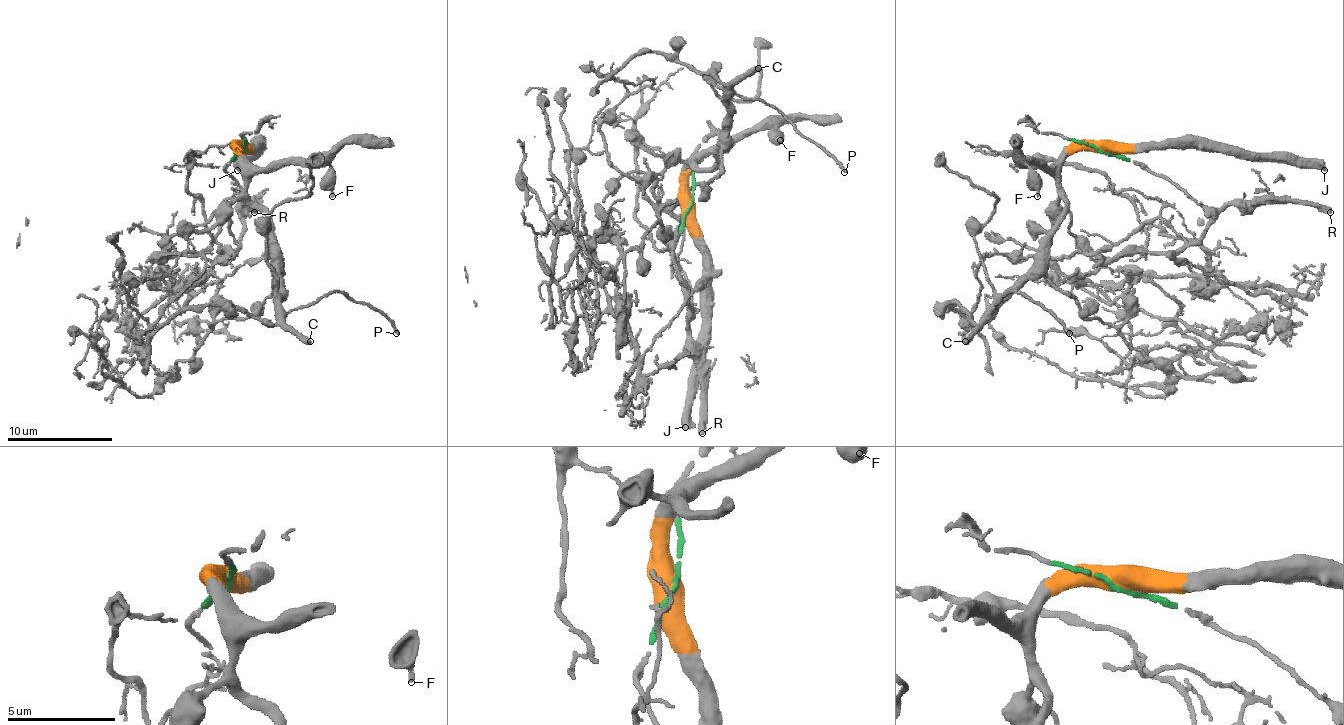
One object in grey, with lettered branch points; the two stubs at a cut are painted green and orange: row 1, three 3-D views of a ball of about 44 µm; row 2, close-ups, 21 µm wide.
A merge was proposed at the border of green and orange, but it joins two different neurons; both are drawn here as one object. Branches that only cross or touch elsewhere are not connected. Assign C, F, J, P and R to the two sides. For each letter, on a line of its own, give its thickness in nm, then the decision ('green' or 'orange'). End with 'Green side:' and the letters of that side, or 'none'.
C: 440 nm thick; orange
F: 280 nm thick; orange
J: 500 nm thick; orange
P: 220 nm thick; orange
R: 480 nm thick; green
Green side: R

